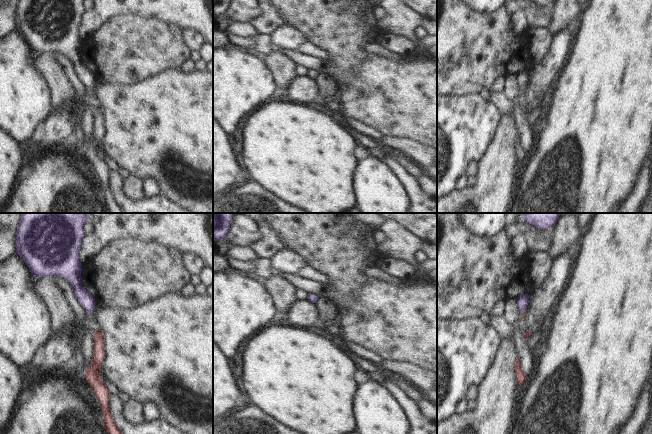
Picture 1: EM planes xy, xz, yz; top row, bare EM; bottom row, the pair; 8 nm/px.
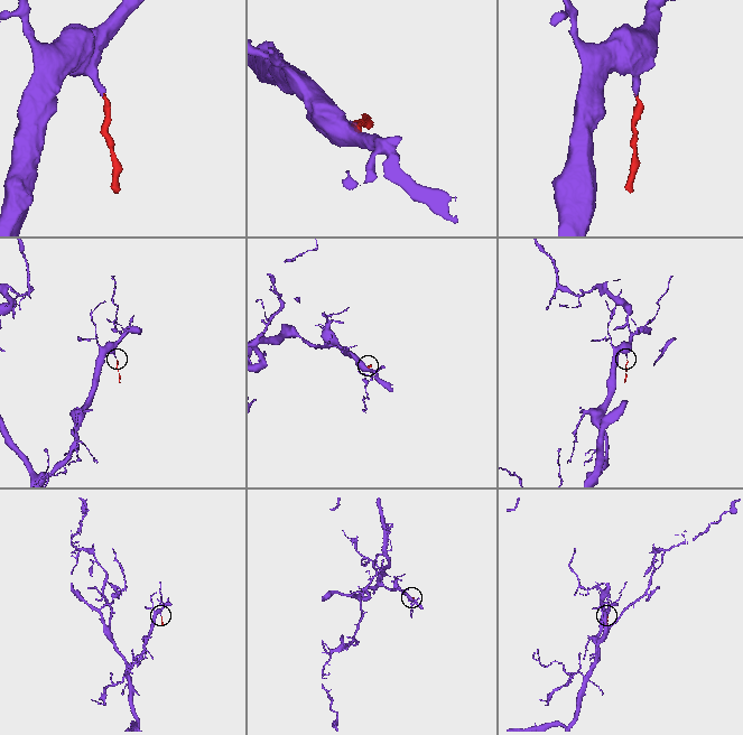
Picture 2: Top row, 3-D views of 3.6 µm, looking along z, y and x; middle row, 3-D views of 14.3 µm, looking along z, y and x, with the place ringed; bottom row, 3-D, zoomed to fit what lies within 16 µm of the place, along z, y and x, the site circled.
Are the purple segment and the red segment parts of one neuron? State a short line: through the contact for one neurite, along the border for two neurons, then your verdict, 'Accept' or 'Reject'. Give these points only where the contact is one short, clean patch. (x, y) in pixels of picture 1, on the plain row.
Line: yz (523, 75), (523, 87), (523, 90). Accept.

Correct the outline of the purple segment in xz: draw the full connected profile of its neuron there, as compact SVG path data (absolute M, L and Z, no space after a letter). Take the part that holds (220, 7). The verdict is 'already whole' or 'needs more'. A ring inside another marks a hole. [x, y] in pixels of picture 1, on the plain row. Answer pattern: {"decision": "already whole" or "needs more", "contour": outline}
{"decision": "already whole", "contour": "M213 0L213 17L225 14L230 5L230 0Z"}

